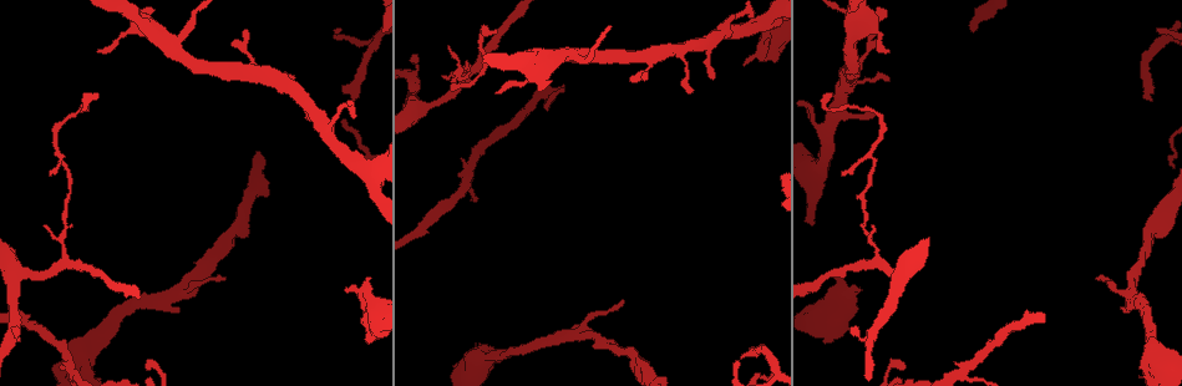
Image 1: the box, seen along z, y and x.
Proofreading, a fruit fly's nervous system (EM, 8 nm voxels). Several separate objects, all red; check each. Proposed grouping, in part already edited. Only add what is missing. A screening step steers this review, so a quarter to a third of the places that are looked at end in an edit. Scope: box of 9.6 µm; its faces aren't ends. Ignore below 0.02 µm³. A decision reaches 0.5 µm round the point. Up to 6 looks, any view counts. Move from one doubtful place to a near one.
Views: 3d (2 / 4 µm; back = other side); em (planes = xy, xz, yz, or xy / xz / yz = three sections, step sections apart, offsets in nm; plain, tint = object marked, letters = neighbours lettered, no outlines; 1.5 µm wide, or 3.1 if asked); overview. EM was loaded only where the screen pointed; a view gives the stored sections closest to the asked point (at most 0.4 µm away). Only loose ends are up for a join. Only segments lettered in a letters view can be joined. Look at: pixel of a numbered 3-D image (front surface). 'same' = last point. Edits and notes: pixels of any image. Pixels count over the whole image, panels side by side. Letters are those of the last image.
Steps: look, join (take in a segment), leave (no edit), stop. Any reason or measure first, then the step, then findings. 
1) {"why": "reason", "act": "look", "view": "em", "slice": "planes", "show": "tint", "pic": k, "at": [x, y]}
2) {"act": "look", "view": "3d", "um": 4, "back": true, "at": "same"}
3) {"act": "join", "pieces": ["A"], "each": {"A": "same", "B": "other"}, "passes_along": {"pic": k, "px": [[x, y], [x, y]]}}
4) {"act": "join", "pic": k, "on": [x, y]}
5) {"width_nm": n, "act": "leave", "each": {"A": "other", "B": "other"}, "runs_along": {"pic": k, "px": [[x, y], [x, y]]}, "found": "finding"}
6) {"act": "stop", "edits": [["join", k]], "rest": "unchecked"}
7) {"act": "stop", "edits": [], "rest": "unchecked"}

{"why": "thick end", "act": "look", "view": "3d", "um": 4, "pic": 1, "at": [823, 340]}

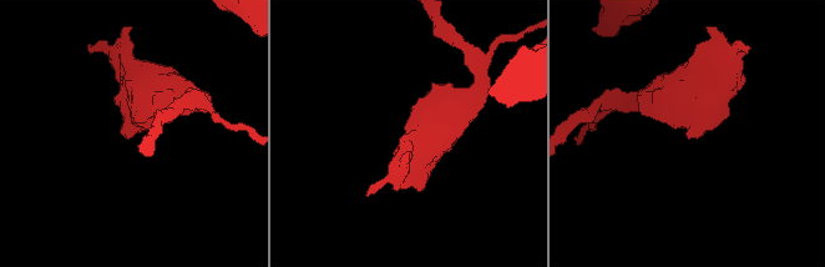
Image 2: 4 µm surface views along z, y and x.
{"act": "look", "view": "em", "um": 3.1, "slice": "planes", "show": "tint", "pic": 2, "at": [126, 135]}

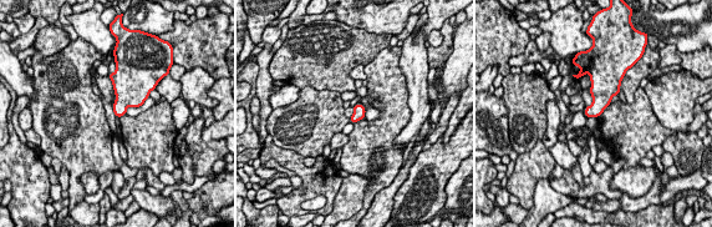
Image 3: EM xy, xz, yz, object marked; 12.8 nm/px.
{"act": "look", "view": "em", "um": 3.1, "slice": "planes", "show": "letters", "at": "same"}

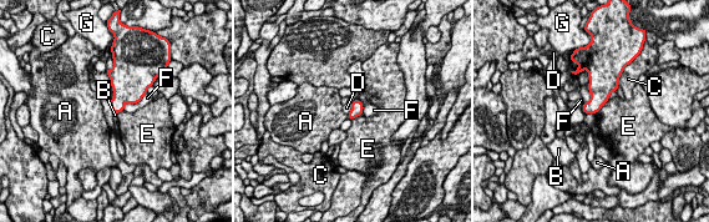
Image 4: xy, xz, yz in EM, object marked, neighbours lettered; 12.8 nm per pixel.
{"act": "leave", "each": {"A": "other", "B": "other", "C": "other", "D": "other", "E": "other", "F": "other", "G": "other"}, "border": {"pic": 4, "px": [[105, 72], [112, 90]]}, "found": "none of them fits"}

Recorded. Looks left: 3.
{"why": "free end", "act": "look", "view": "em", "slice": "planes", "show": "plain", "pic": 1, "at": [885, 78]}

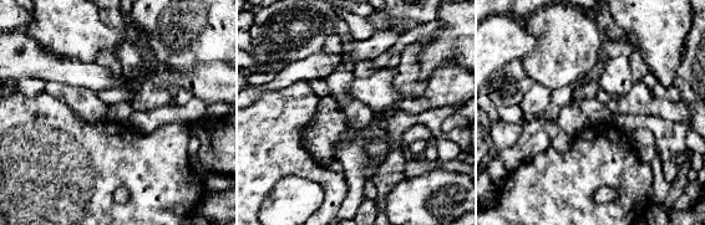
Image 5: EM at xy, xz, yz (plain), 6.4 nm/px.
{"why": "where the object lies", "act": "look", "view": "em", "slice": "planes", "show": "tint", "at": "same"}

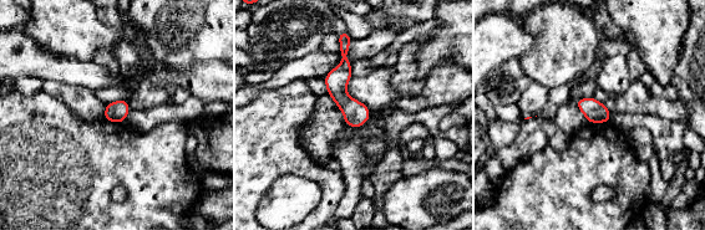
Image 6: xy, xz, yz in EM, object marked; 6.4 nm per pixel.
{"why": "see the neighbours", "act": "look", "view": "em", "slice": "planes", "show": "letters", "at": "same"}

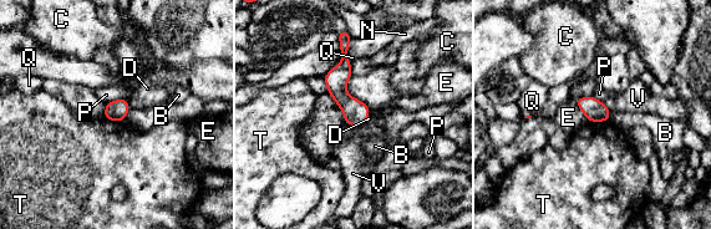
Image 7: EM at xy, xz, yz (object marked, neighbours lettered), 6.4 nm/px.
{"longest_contact_nm": ["E", 240], "act": "leave", "each": {"B": "other", "C": "other", "D": "other", "E": "other", "N": "other", "P": "other", "Q": "other", "T": "other", "V": "other"}, "found": "none of them fits"}

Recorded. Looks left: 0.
{"act": "stop", "edits": [], "rest": "unchecked"}

